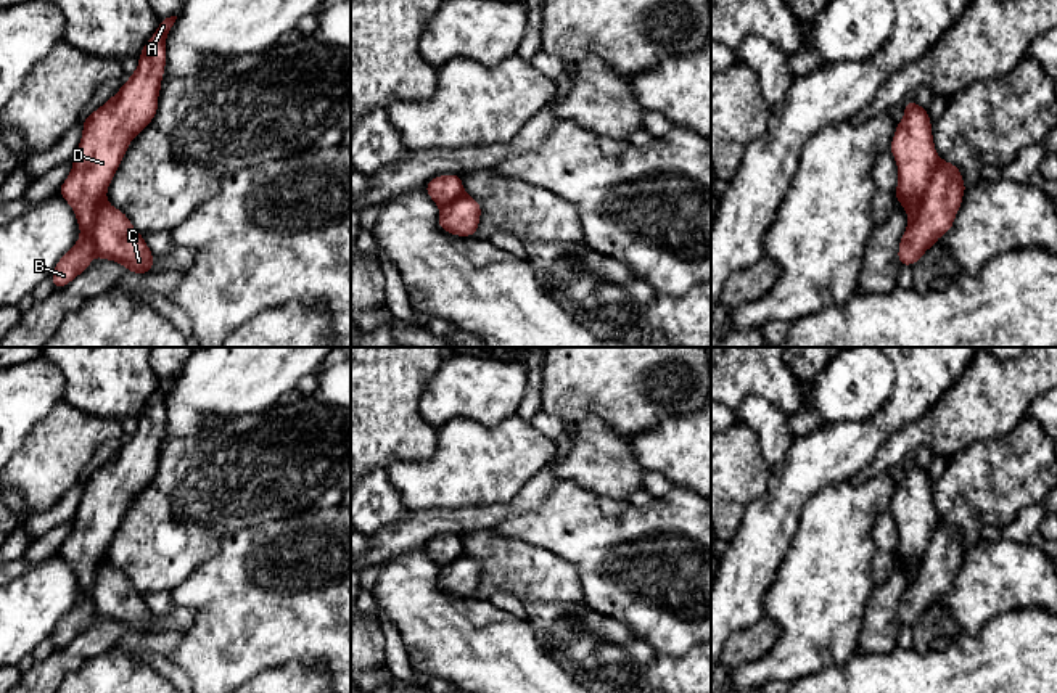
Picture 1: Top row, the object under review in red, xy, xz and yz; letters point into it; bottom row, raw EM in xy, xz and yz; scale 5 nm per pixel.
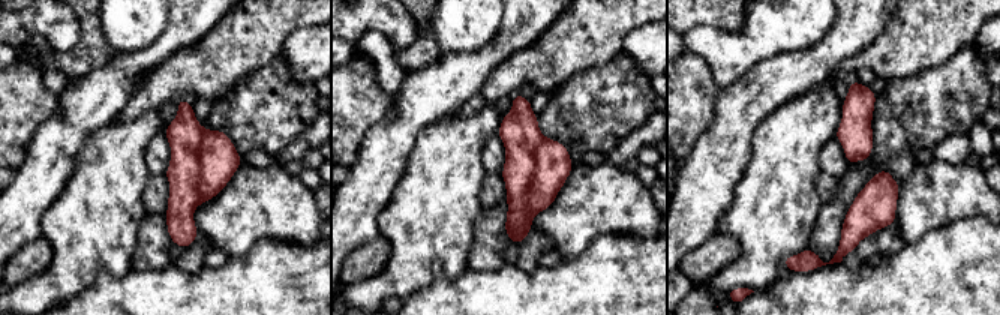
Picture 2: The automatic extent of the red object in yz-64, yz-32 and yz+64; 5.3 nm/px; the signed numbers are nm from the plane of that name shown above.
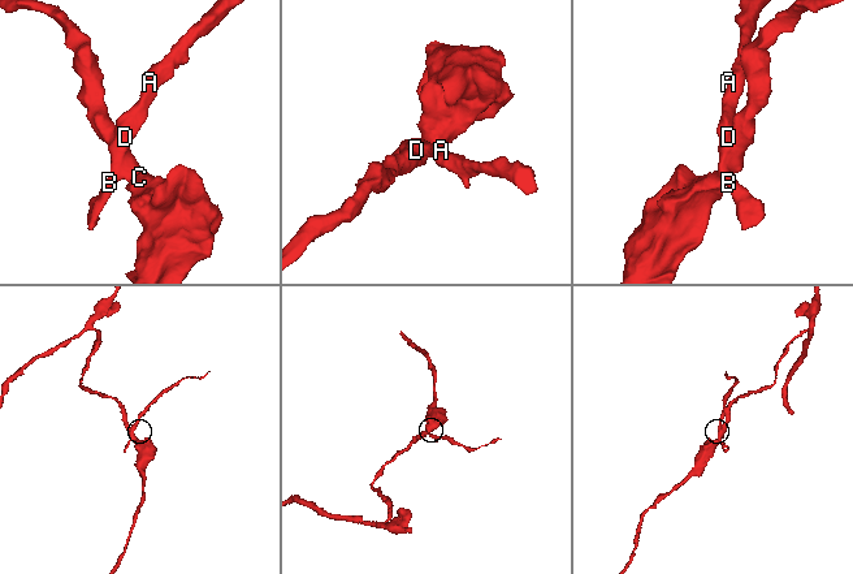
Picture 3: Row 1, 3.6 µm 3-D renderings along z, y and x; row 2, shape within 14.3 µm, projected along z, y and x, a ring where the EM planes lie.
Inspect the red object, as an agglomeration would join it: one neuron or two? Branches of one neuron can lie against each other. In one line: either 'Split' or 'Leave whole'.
Split

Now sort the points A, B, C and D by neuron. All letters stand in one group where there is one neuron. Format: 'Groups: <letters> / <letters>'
Groups: A B D / C

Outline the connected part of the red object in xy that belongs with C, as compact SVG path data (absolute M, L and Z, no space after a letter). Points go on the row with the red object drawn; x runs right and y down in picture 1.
M106 196L100 203L93 223L97 256L122 264L132 273L153 272L154 254L143 236L134 228L129 217L113 207Z

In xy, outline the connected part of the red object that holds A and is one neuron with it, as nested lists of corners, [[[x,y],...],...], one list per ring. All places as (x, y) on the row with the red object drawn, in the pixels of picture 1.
[[[177,16],[159,19],[158,31],[145,43],[138,68],[119,92],[82,119],[84,132],[72,159],[72,170],[58,193],[72,207],[80,238],[51,272],[55,289],[80,275],[97,256],[93,223],[121,161],[134,140],[156,116],[166,68],[166,37]]]

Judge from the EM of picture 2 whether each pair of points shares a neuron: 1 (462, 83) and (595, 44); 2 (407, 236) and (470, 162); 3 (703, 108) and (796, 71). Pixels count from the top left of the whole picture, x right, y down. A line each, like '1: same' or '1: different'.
1: different
2: same
3: different

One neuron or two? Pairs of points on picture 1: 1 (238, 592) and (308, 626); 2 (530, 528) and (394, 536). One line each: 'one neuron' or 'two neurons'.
1: one neuron
2: two neurons

